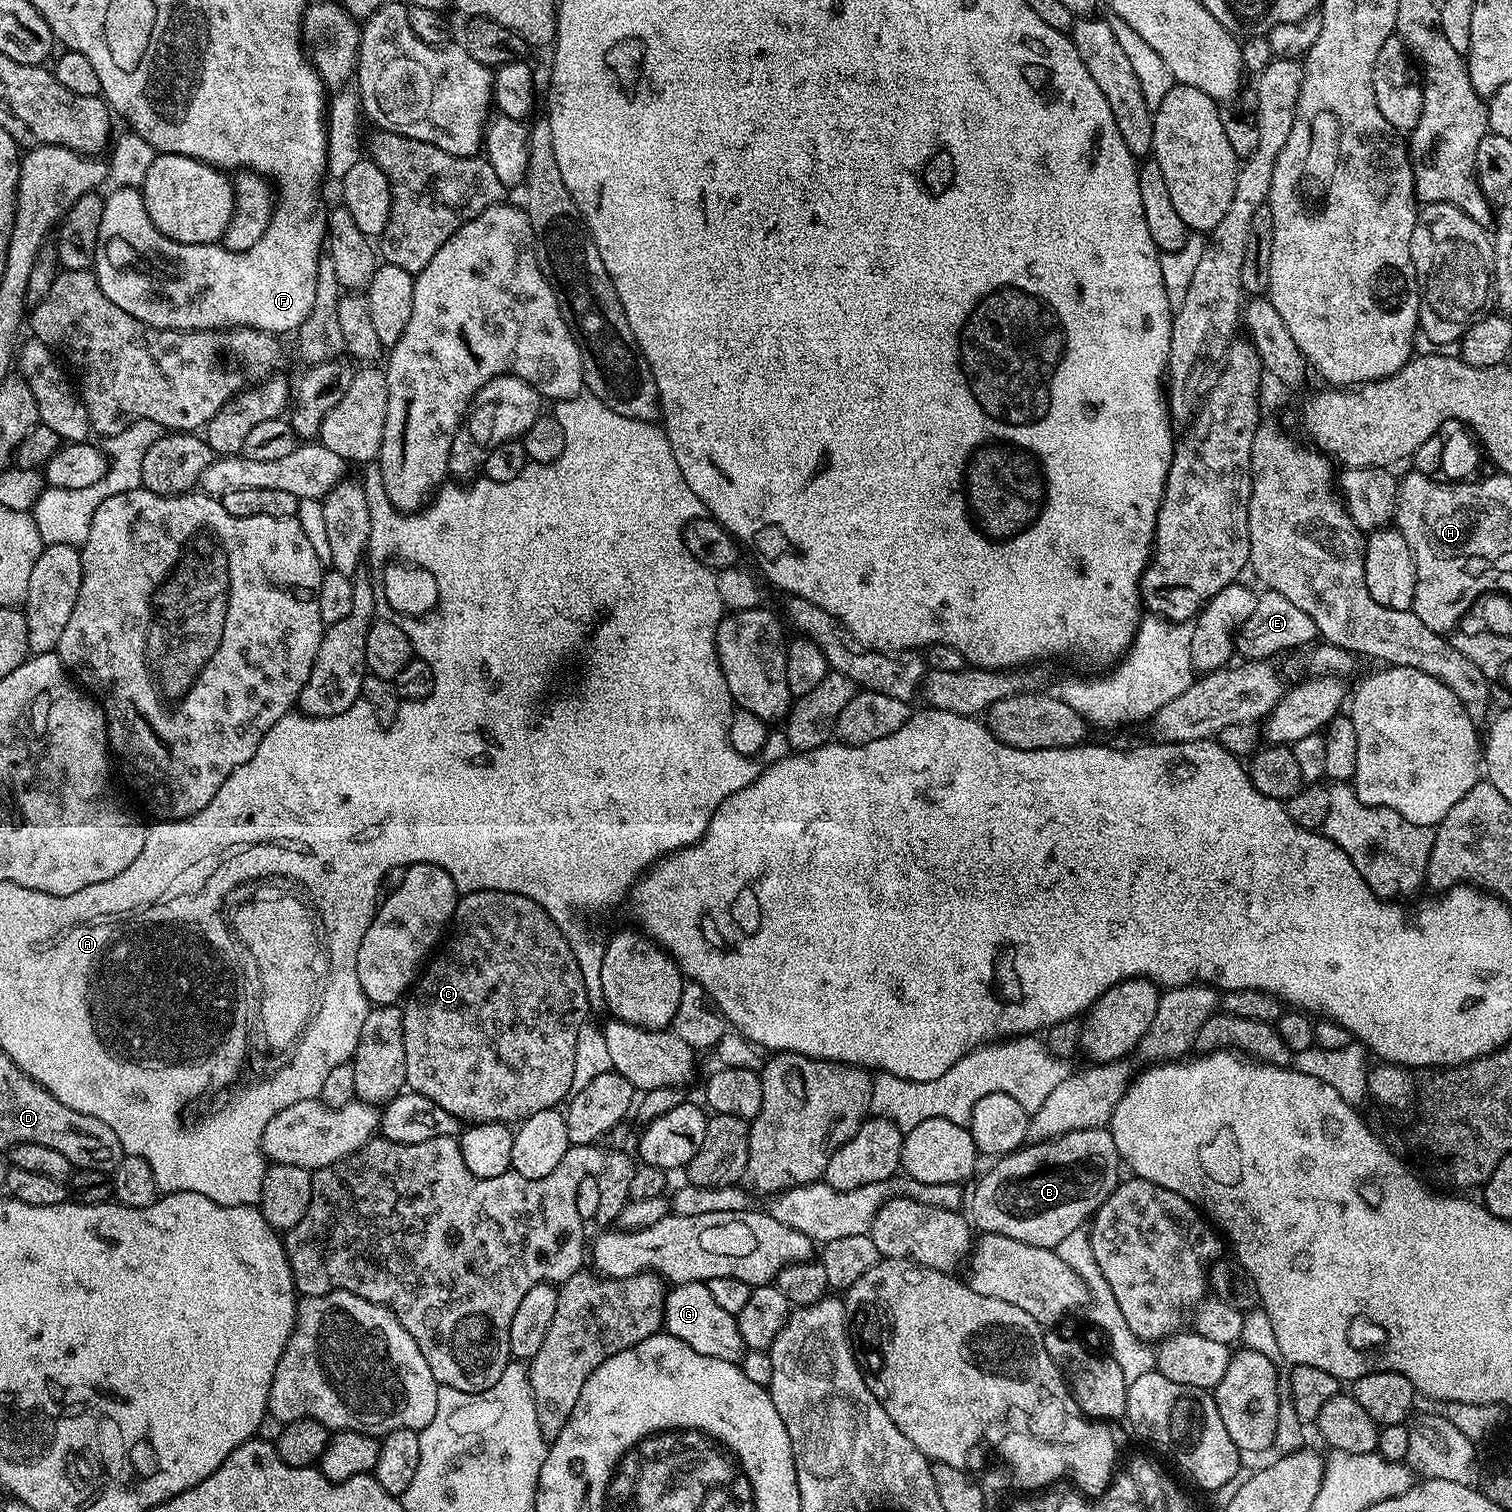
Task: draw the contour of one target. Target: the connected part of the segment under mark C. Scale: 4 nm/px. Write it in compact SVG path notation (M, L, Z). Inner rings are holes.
M498 890L463 893L456 901L454 923L451 925L447 940L443 947L435 953L436 961L434 961L434 956L431 963L427 965L428 973L426 973L426 968L402 1004L404 1009L402 1026L406 1046L405 1085L411 1091L426 1094L426 1098L430 1098L430 1102L434 1102L442 1110L450 1110L450 1114L454 1114L461 1122L511 1125L513 1122L519 1122L528 1116L538 1114L538 1110L550 1110L563 1105L573 1091L572 1083L576 1065L574 1042L578 1042L578 1030L589 1019L588 1012L590 1013L590 1005L587 1002L587 990L590 984L589 981L584 981L586 973L578 962L575 947L572 947L570 942L566 942L566 938L560 927L554 922L554 918L550 918L550 914L546 914L546 910L542 910L542 906L538 906L538 902L534 902L522 894L510 894Z

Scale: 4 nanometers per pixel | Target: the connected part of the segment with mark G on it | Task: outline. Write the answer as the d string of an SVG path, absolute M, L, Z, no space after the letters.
M707 1283L677 1284L664 1297L663 1331L674 1338L682 1338L686 1346L706 1354L709 1361L723 1362L733 1366L739 1365L745 1356L746 1349L742 1334L738 1334L736 1317L730 1315L710 1295Z

